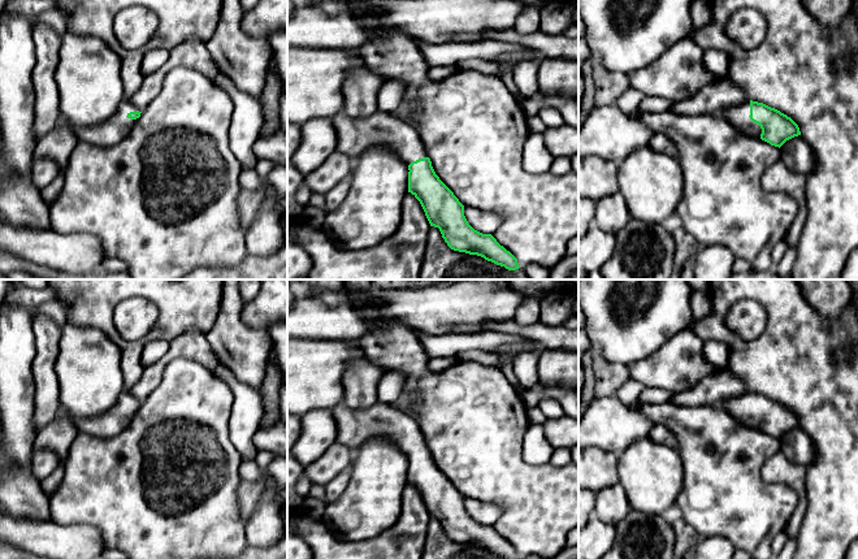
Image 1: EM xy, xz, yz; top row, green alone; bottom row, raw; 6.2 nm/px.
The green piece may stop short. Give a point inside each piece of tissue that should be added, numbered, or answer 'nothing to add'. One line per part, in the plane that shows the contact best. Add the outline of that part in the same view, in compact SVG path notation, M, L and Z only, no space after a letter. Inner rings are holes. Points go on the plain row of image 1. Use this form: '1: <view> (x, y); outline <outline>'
1: xz (437, 546); outline M430 517L421 559L504 559L477 546L451 541L438 519Z

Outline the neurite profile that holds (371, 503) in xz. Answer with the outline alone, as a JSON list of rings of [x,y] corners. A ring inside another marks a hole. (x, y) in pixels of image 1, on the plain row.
[[[370,438],[358,446],[354,451],[352,463],[350,465],[351,478],[344,491],[330,503],[326,503],[322,520],[333,529],[333,532],[343,541],[364,541],[376,537],[381,532],[390,528],[400,516],[403,506],[403,491],[408,485],[408,456],[387,438]]]

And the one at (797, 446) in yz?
[[[801,426],[786,432],[780,438],[780,443],[780,451],[792,463],[807,468],[815,460],[814,441]]]

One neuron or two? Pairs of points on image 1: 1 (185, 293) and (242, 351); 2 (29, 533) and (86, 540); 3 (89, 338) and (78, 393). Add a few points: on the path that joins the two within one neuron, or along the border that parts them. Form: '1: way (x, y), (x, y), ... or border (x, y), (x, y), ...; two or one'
1: border (222, 293), (219, 315), (213, 325), (204, 334); two
2: way (43, 538), (72, 540); one
3: way (89, 351), (89, 380); one

